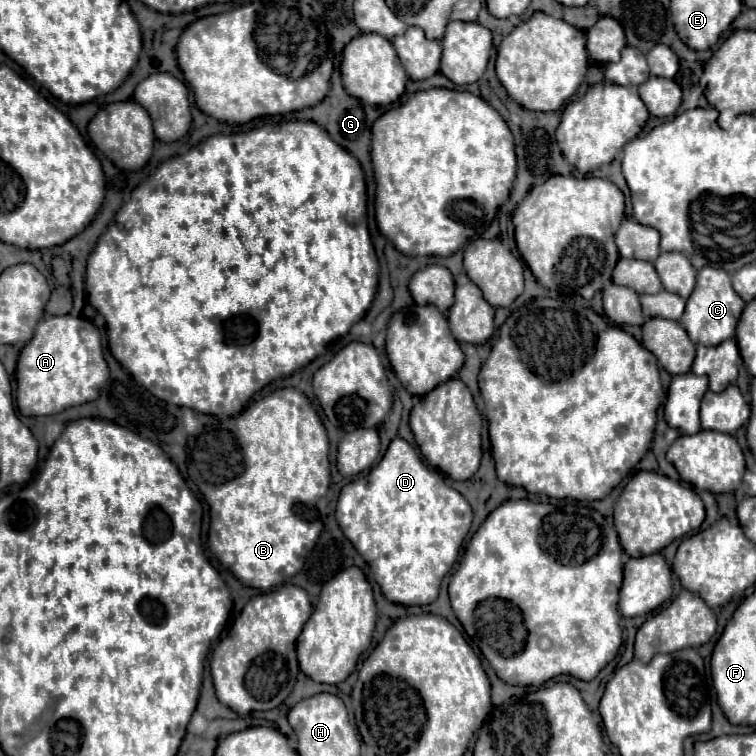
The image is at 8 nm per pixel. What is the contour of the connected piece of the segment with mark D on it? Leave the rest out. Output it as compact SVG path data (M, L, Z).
M401 437L391 441L383 459L367 475L341 489L335 515L345 537L369 563L383 597L399 605L429 605L437 599L441 581L457 561L459 547L469 533L473 519L467 499L451 489L441 473L425 467L415 449Z

